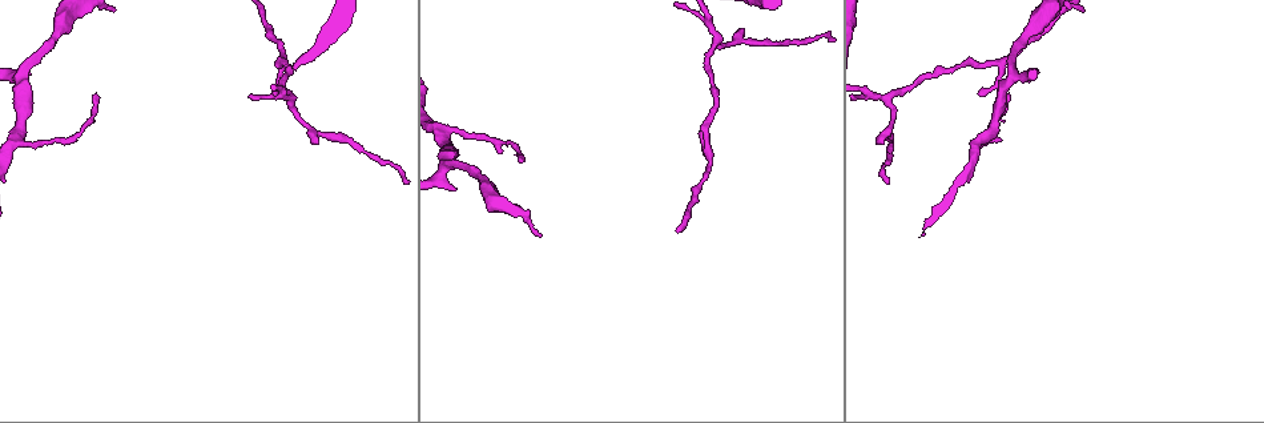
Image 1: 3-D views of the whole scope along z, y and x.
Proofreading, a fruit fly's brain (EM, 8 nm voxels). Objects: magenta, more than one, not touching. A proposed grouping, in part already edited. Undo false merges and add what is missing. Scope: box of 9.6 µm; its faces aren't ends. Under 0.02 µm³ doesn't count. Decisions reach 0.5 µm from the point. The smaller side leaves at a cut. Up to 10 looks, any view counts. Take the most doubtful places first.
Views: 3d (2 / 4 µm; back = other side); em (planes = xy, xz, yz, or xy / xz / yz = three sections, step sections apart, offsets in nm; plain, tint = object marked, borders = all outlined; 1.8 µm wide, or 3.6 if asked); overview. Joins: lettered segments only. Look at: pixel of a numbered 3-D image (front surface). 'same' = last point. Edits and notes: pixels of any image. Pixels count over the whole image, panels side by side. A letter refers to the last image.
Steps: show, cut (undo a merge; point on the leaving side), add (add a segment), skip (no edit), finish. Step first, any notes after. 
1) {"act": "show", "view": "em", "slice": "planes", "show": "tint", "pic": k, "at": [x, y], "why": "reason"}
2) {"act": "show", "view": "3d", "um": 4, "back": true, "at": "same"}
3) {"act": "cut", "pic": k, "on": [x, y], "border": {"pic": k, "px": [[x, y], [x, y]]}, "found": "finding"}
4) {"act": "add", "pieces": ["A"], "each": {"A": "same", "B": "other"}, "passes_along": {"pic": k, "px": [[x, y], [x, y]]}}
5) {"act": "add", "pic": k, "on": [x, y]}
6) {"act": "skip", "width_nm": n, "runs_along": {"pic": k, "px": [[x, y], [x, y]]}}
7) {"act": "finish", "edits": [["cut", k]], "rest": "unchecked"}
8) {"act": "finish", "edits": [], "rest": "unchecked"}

{"act": "show", "view": "em", "slice": "xz", "step": 16, "show": "tint", "pic": 1, "at": [716, 42], "why": "abrupt turn"}

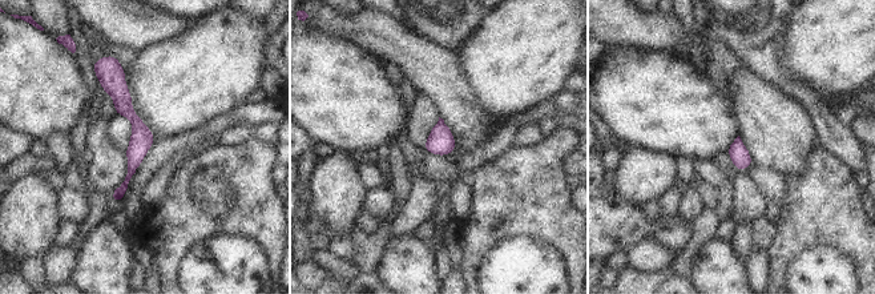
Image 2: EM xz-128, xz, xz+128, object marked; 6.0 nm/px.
{"act": "show", "view": "em", "slice": "xz", "step": 16, "show": "borders", "at": "same", "why": "see the neighbours"}

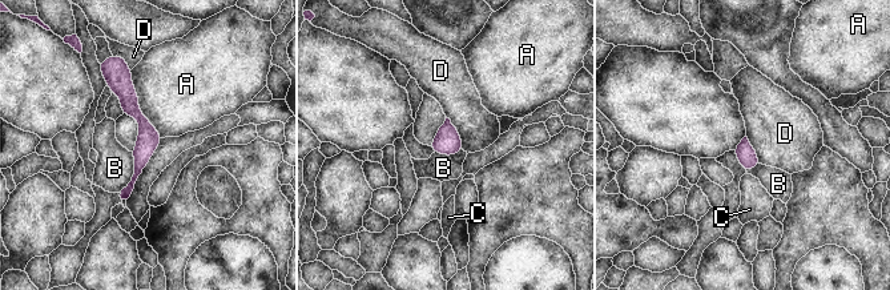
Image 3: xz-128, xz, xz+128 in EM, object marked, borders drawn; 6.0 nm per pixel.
{"act": "skip", "each": {"A": "other", "B": "other", "C": "other", "D": "other"}, "runs_along": {"pic": 3, "px": [[128, 72], [144, 150], [123, 198]]}, "found": "continuous, no second neuron"}

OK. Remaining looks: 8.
{"act": "show", "view": "3d", "um": 4, "back": true, "pic": 1, "at": [15, 140]}

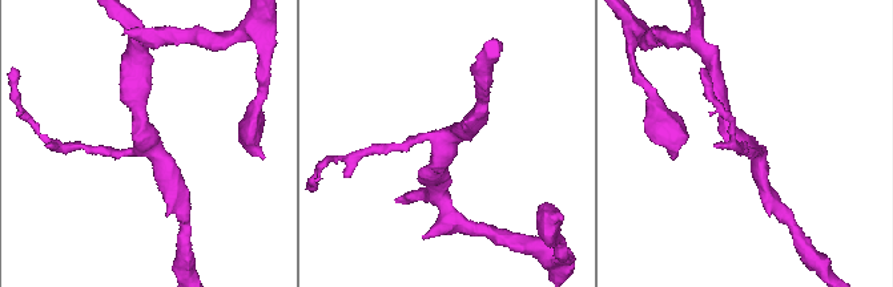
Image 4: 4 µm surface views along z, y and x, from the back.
{"act": "show", "view": "em", "slice": "planes", "show": "plain", "pic": 4, "at": [441, 147], "arms": 3, "why": "need the tissue"}

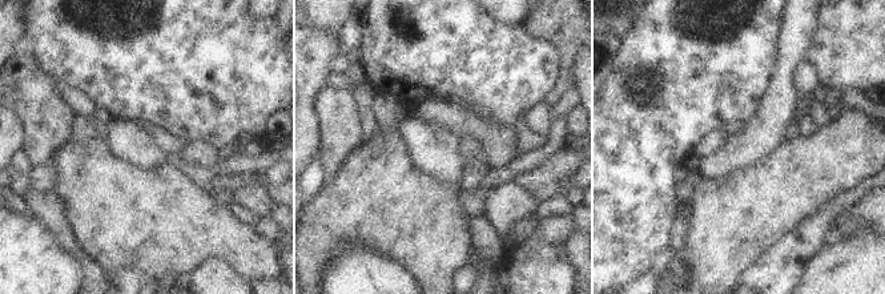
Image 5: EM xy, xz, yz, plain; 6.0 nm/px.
{"act": "show", "view": "em", "slice": "planes", "show": "borders", "at": "same"}

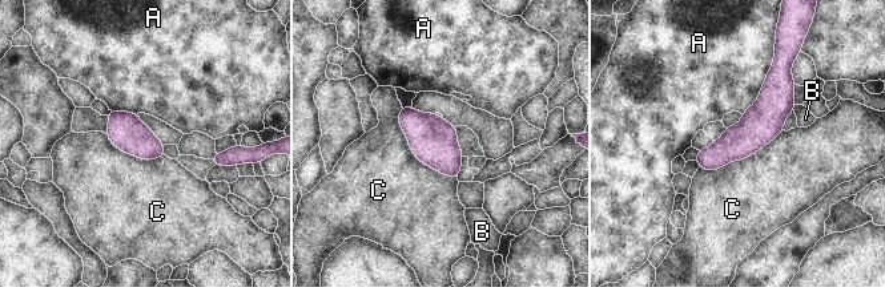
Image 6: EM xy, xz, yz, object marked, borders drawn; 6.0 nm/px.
{"act": "skip", "width_nm": 220, "each": {"A": "other", "B": "other", "C": "other"}, "runs_along": {"pic": 6, "px": [[780, 72], [776, 100], [703, 165]]}, "found": "one neuron here"}

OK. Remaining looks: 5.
{"act": "show", "view": "3d", "um": 4, "back": true, "pic": 1, "at": [980, 91], "why": "thin end"}

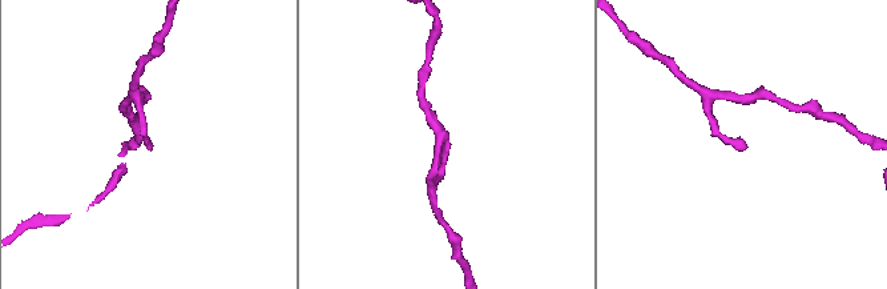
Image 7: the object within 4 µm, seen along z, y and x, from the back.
{"act": "show", "view": "em", "um": 3.6, "slice": "xz", "step": 8, "show": "borders", "pic": 7, "at": [151, 145], "why": "need the tissue"}

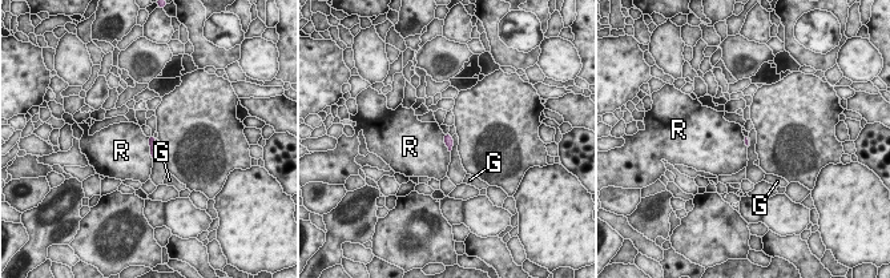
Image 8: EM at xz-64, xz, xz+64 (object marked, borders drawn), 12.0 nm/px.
{"act": "show", "view": "em", "um": 3.6, "slice": "planes", "show": "borders", "at": "same", "why": "cut it another way"}

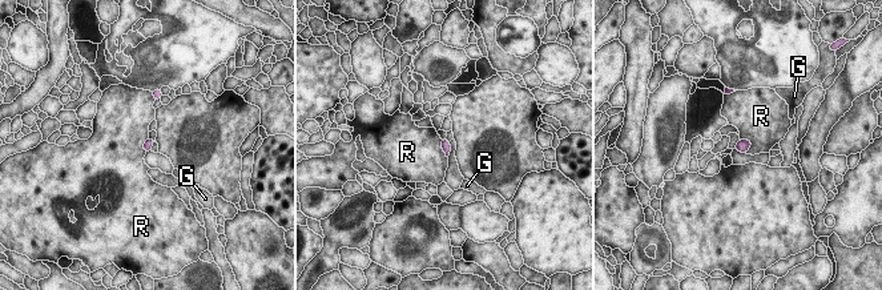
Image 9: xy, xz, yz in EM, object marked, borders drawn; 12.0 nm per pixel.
{"act": "skip", "each": {"G": "other", "R": "other"}, "border": {"pic": 9, "px": [[740, 139], [750, 143], [745, 152]]}, "found": "no lettered segment goes on from it"}

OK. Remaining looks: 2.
{"act": "show", "view": "em", "um": 3.6, "slice": "planes", "show": "tint", "pic": 1, "at": [96, 95], "why": "thin end"}

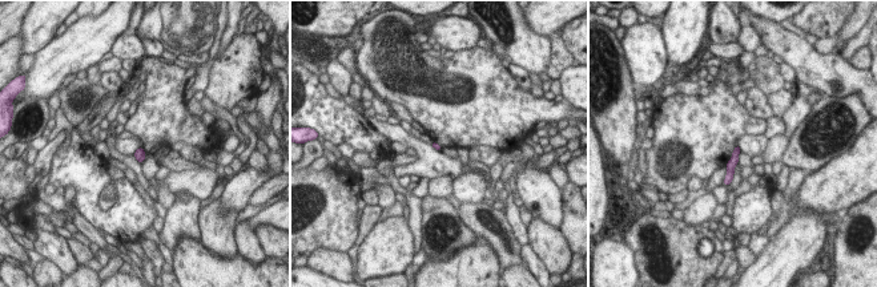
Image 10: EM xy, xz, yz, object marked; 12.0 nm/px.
{"act": "show", "view": "em", "um": 3.6, "slice": "planes", "show": "borders", "at": "same"}

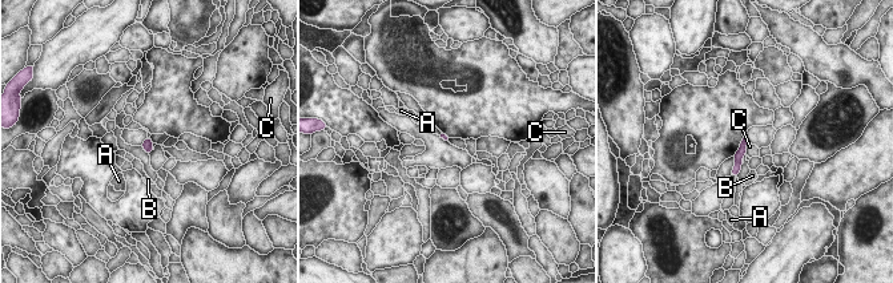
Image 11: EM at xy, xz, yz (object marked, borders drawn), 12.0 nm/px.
{"act": "skip", "width_nm": 70, "each": {"A": "other", "B": "other", "C": "other"}, "runs_along": {"pic": 11, "px": [[744, 141], [735, 173]]}, "found": "no lettered segment goes on from it"}

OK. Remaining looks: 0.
{"act": "finish", "edits": [], "rest": "unchecked"}

